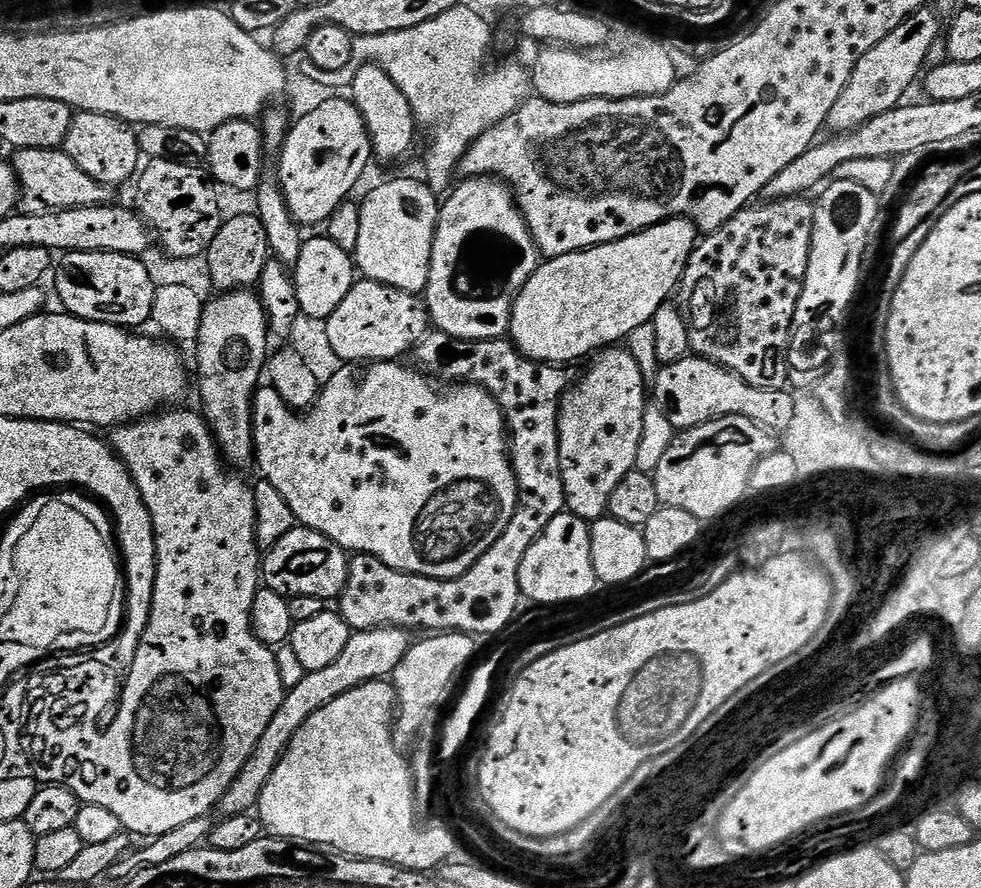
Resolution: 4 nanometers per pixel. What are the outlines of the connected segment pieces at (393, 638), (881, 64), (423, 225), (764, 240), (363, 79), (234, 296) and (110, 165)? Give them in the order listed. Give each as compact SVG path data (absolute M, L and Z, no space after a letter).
M371 628L361 632L353 631L352 636L346 642L342 655L323 670L306 672L298 686L285 691L282 698L282 706L278 706L274 718L270 718L270 726L266 726L262 738L258 738L258 746L250 754L250 758L243 764L234 782L224 792L217 804L220 814L225 816L237 816L242 813L251 813L260 801L262 790L273 773L274 766L282 758L282 754L288 746L294 734L322 706L334 702L342 694L362 686L368 680L382 680L391 677L392 671L406 658L408 651L412 649L414 636L407 628Z
M931 6L919 8L910 14L870 54L865 54L854 66L854 74L850 74L850 82L846 82L846 90L838 94L838 102L834 102L834 110L830 110L827 127L833 133L849 132L860 128L870 118L878 118L878 114L886 114L886 110L900 107L904 96L912 88L912 83L921 79L926 65L929 63L928 51L942 36L940 16Z
M423 179L388 180L380 184L360 204L362 227L354 237L354 263L359 275L365 280L373 280L403 292L420 294L427 289L430 278L430 258L432 243L436 237L436 223L440 217L441 201L437 193L429 190Z
M791 196L781 200L769 200L757 203L755 206L743 208L734 218L730 218L718 230L707 233L697 243L692 255L688 257L688 265L684 268L684 279L680 281L678 296L684 299L682 311L688 321L688 343L691 351L704 360L710 360L714 364L721 364L729 368L734 374L738 374L750 386L762 390L774 390L775 392L787 389L788 382L788 352L789 341L794 333L794 314L796 303L802 294L804 275L810 262L810 250L812 249L812 235L814 234L814 214L816 209L813 201L804 196Z
M377 64L359 65L350 89L350 99L362 114L377 161L400 160L411 150L412 143L416 140L418 121L410 102L406 102L406 94L402 94L402 90L394 86L394 81L390 79L390 74L386 74L386 70L382 70Z
M255 291L220 292L205 303L201 328L194 341L196 368L200 371L199 407L221 457L236 470L251 465L256 454L252 397L262 384L262 373L270 355L268 340L268 316Z
M77 111L73 115L62 151L70 158L74 158L74 162L78 162L78 166L82 166L82 170L86 170L90 178L94 178L94 182L109 186L124 184L128 179L131 181L142 164L140 147L136 141L133 125L116 116L97 112Z

